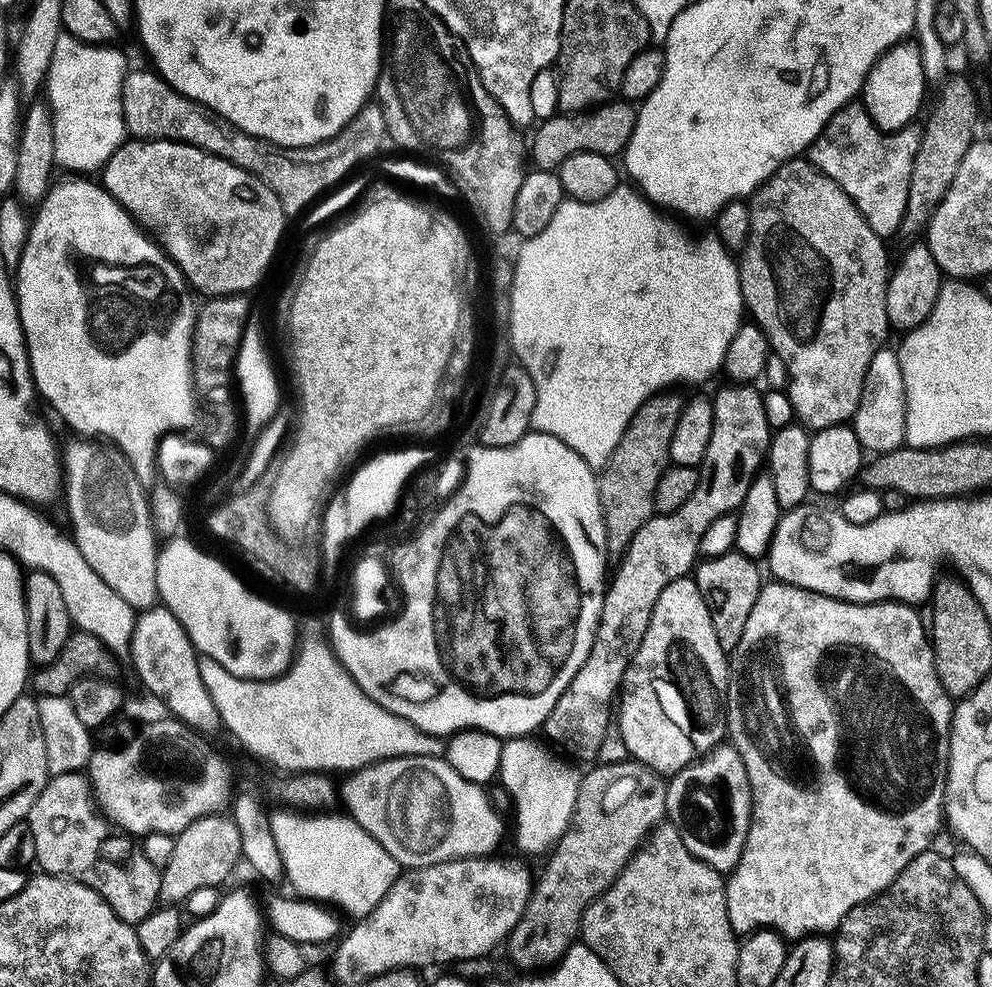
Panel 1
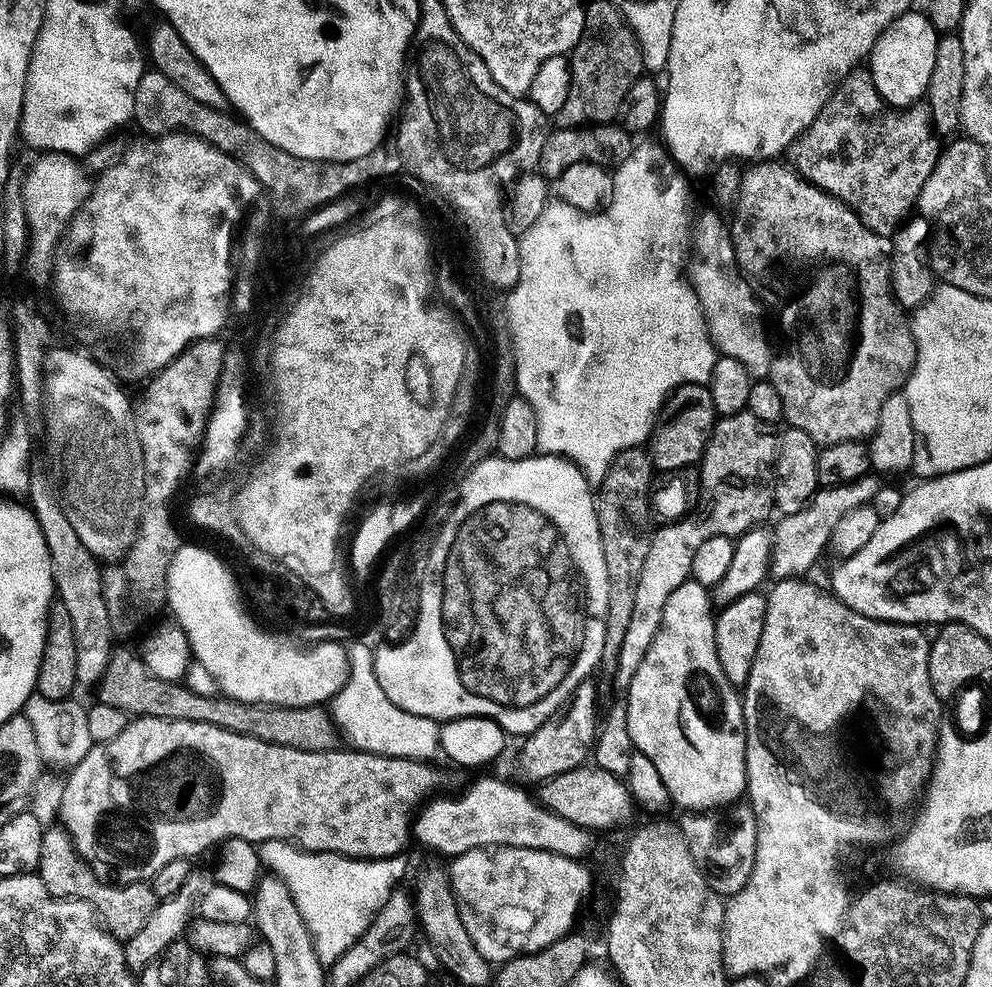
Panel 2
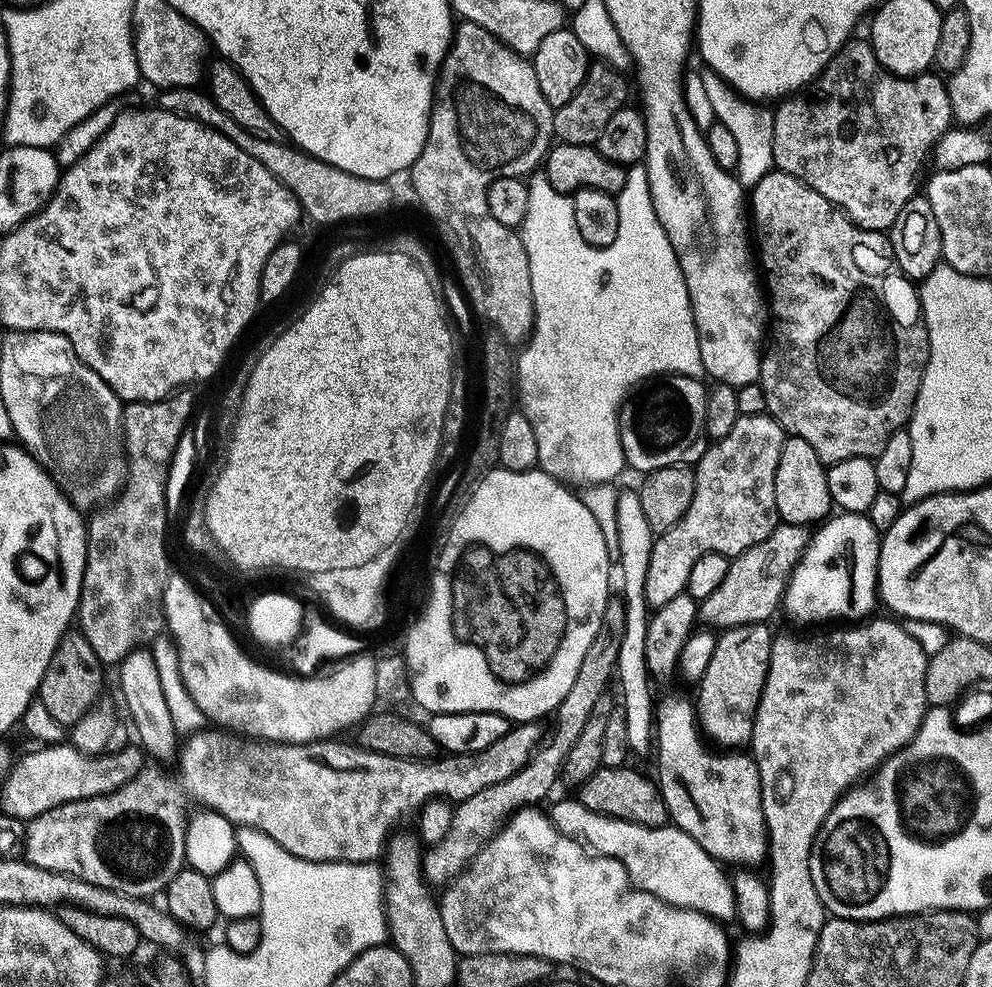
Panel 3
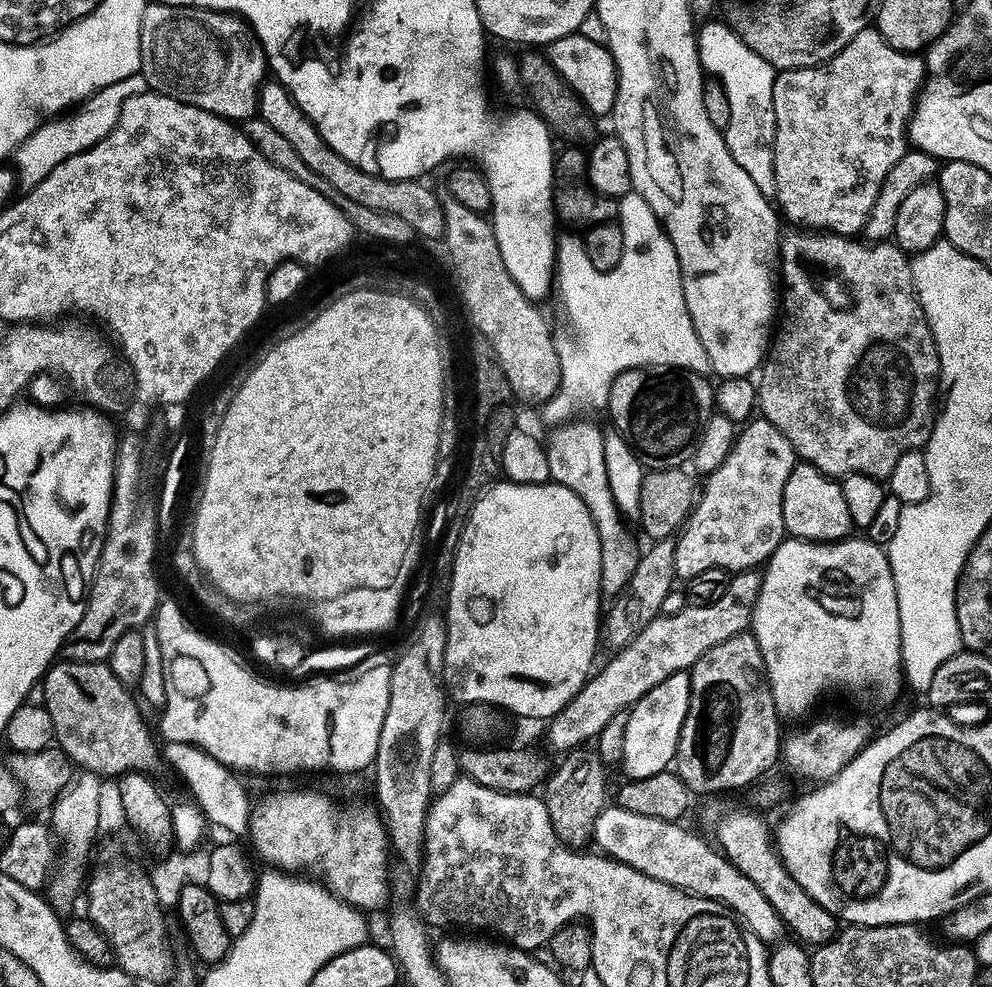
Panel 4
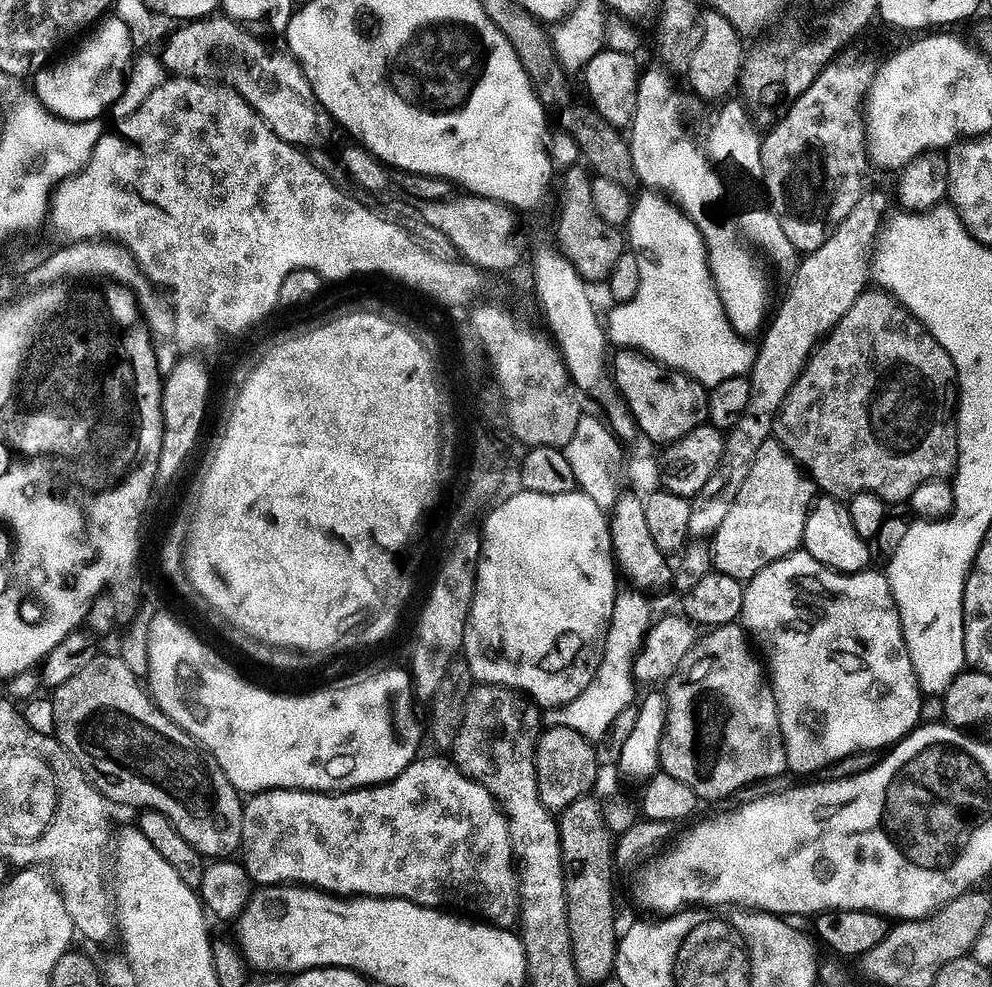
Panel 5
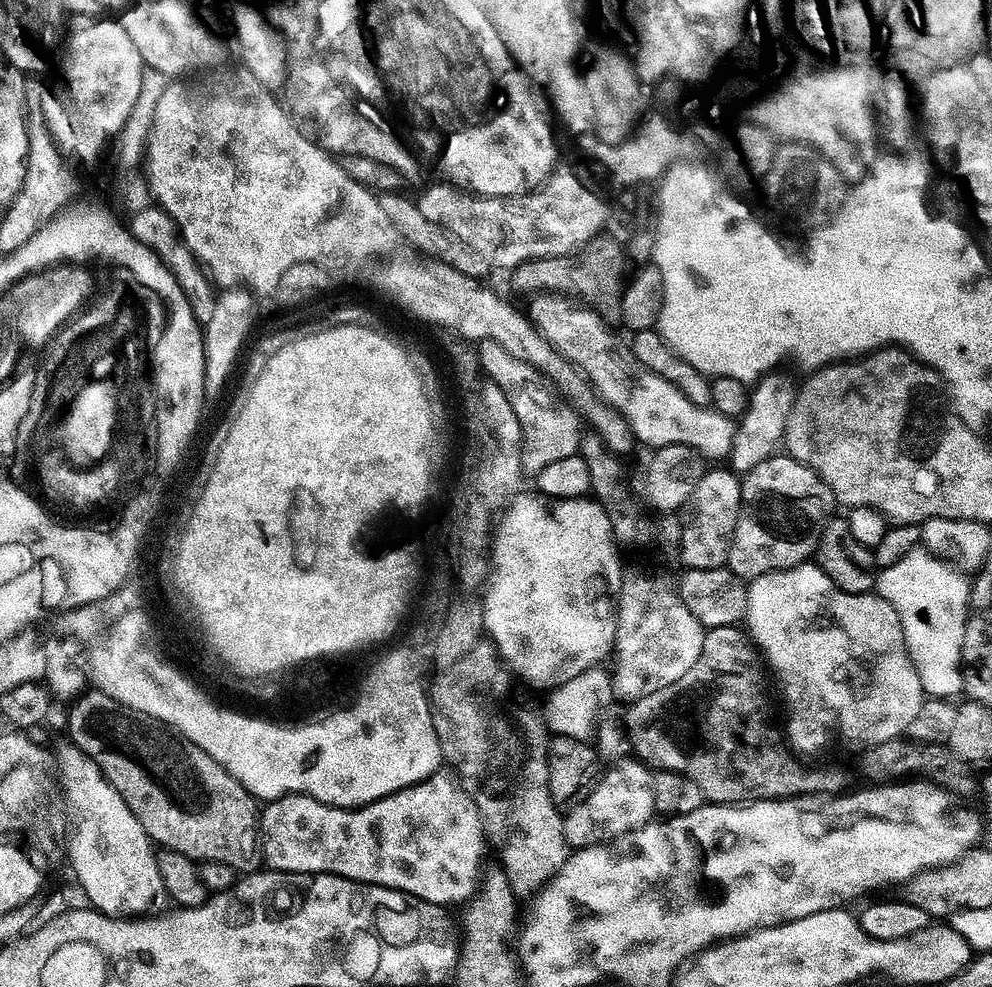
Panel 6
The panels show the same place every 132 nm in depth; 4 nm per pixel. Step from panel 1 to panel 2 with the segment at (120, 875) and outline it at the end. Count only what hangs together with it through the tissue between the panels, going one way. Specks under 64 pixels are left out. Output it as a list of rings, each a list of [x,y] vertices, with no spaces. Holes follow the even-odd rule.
[[[63,826],[55,827],[49,827],[45,831],[42,842],[42,862],[38,875],[42,878],[46,890],[50,890],[50,894],[54,894],[56,898],[89,904],[100,917],[104,927],[118,941],[126,942],[137,934],[142,934],[150,918],[154,918],[156,907],[162,903],[162,900],[156,896],[154,888],[147,883],[131,886],[117,886],[112,882],[103,884],[91,863],[78,854],[71,834]]]

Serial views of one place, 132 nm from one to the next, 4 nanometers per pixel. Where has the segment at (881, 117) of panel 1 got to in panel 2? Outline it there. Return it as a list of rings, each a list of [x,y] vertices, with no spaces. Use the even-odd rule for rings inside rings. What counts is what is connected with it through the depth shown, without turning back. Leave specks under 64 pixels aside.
[[[910,10],[878,38],[870,57],[870,75],[878,94],[892,108],[910,108],[927,97],[930,78],[934,74],[934,61],[938,59],[940,37],[941,33],[930,26],[930,18]]]

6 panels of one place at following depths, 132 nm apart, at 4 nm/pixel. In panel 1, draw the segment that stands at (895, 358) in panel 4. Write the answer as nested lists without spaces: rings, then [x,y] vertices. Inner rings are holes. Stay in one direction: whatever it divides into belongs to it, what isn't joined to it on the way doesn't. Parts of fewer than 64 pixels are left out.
[[[804,158],[789,160],[788,163],[781,164],[778,171],[768,179],[767,184],[763,184],[756,191],[755,196],[751,197],[750,207],[752,217],[750,218],[748,244],[738,260],[744,307],[750,313],[751,319],[768,336],[771,351],[780,356],[782,362],[786,362],[788,371],[786,393],[796,411],[796,420],[811,429],[813,433],[847,425],[855,421],[856,411],[862,402],[863,386],[866,382],[866,374],[870,370],[870,362],[874,362],[877,354],[887,345],[884,343],[888,340],[888,332],[893,331],[886,310],[890,267],[888,268],[888,248],[884,245],[887,244],[885,237],[874,234],[874,230],[866,222],[866,218],[858,210],[856,203],[834,181],[826,178],[826,174],[822,174]]]

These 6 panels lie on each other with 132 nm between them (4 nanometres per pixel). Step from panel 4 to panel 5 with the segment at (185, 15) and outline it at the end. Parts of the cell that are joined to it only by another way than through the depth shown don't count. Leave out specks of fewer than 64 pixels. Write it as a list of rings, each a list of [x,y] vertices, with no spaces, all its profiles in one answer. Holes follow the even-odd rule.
[[[227,16],[195,20],[177,28],[180,29],[171,36],[162,53],[164,67],[171,75],[232,88],[246,99],[278,138],[290,145],[314,148],[321,143],[322,110],[315,102],[305,71],[290,52],[282,48],[275,50]]]

